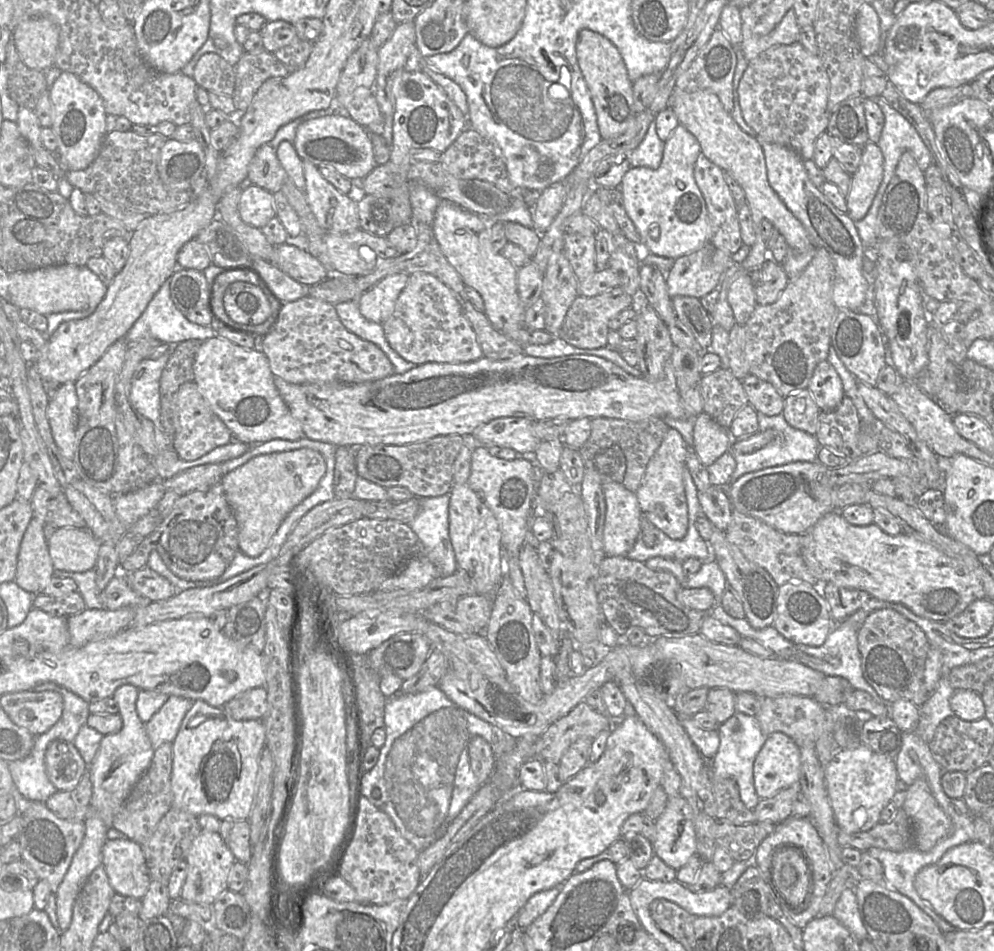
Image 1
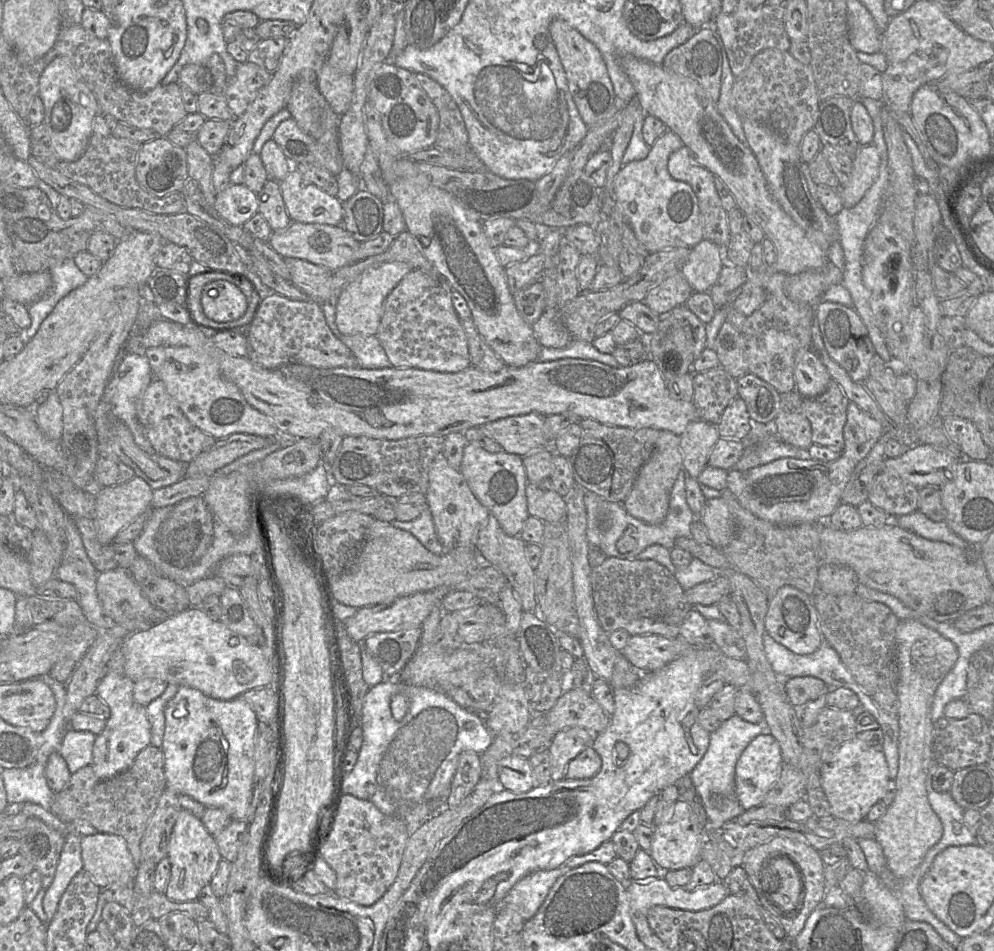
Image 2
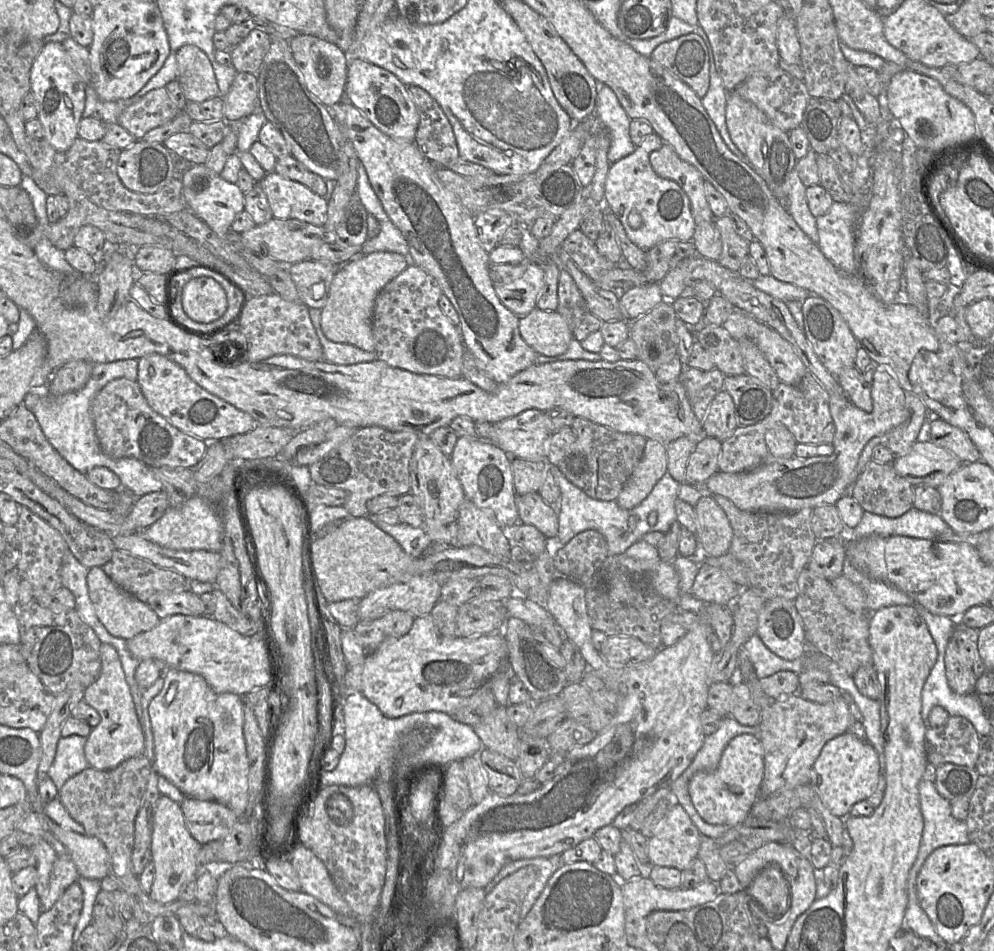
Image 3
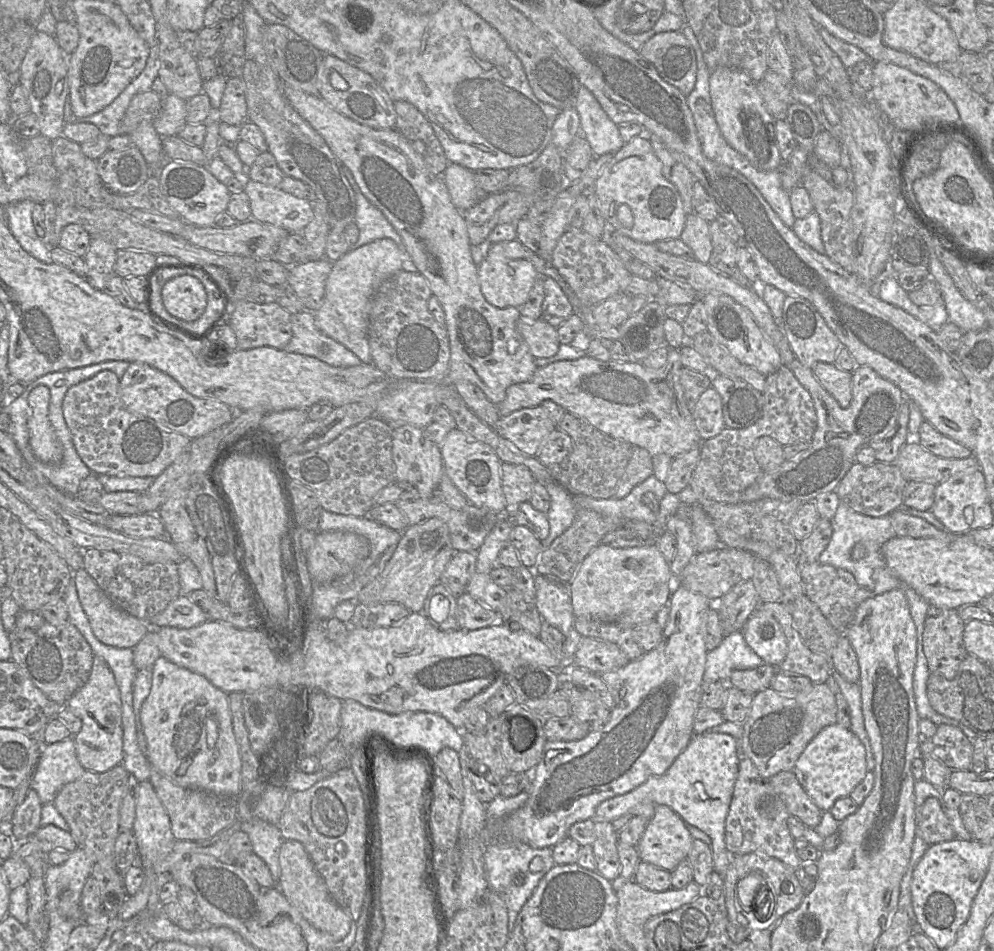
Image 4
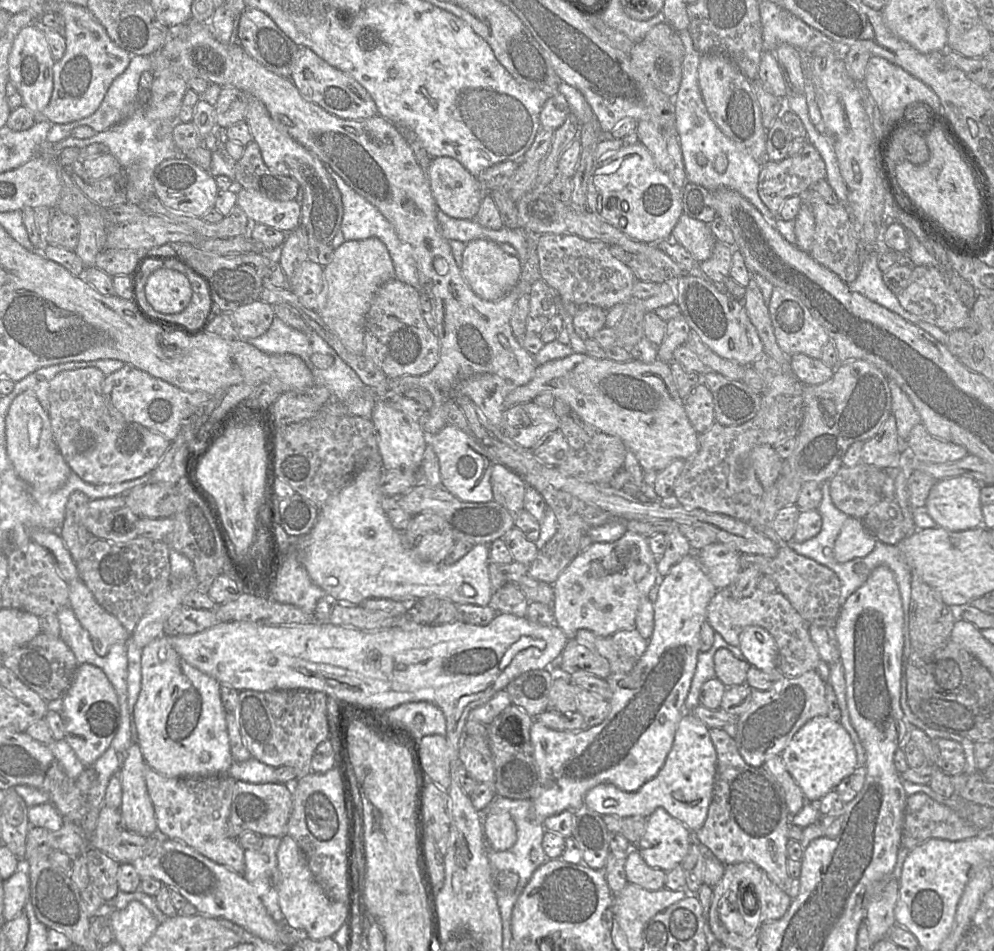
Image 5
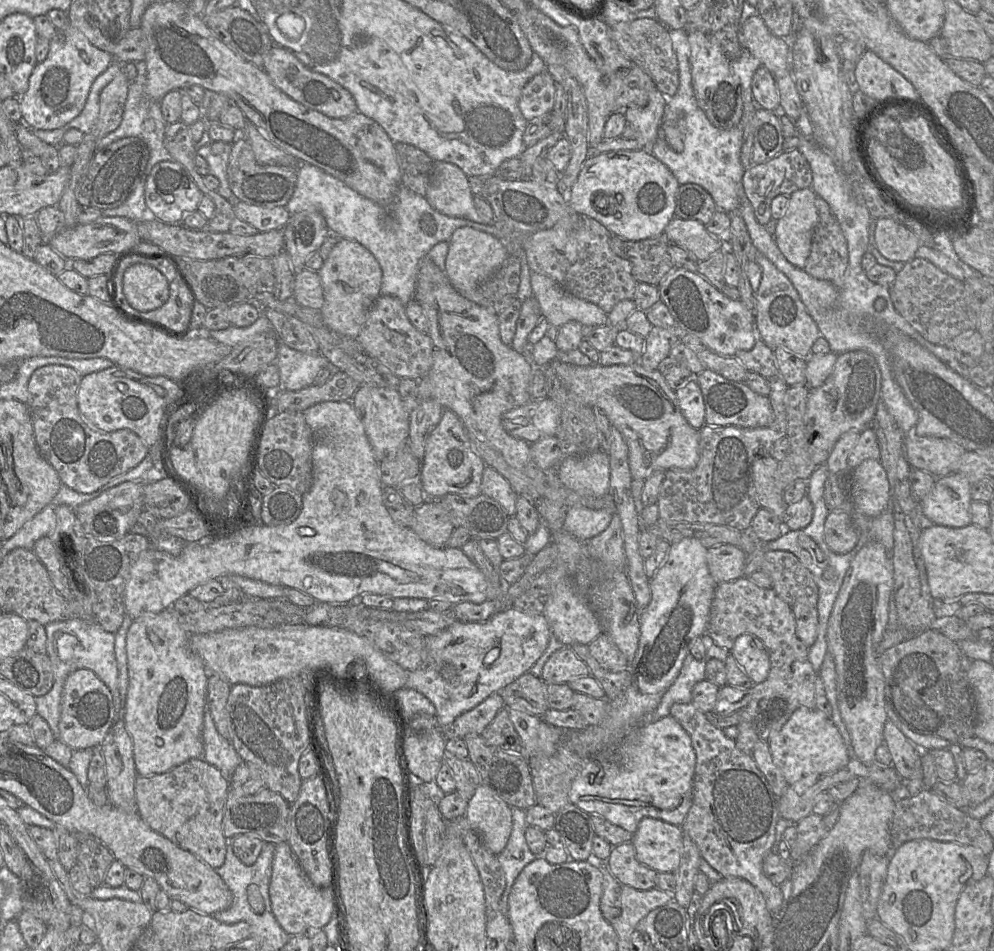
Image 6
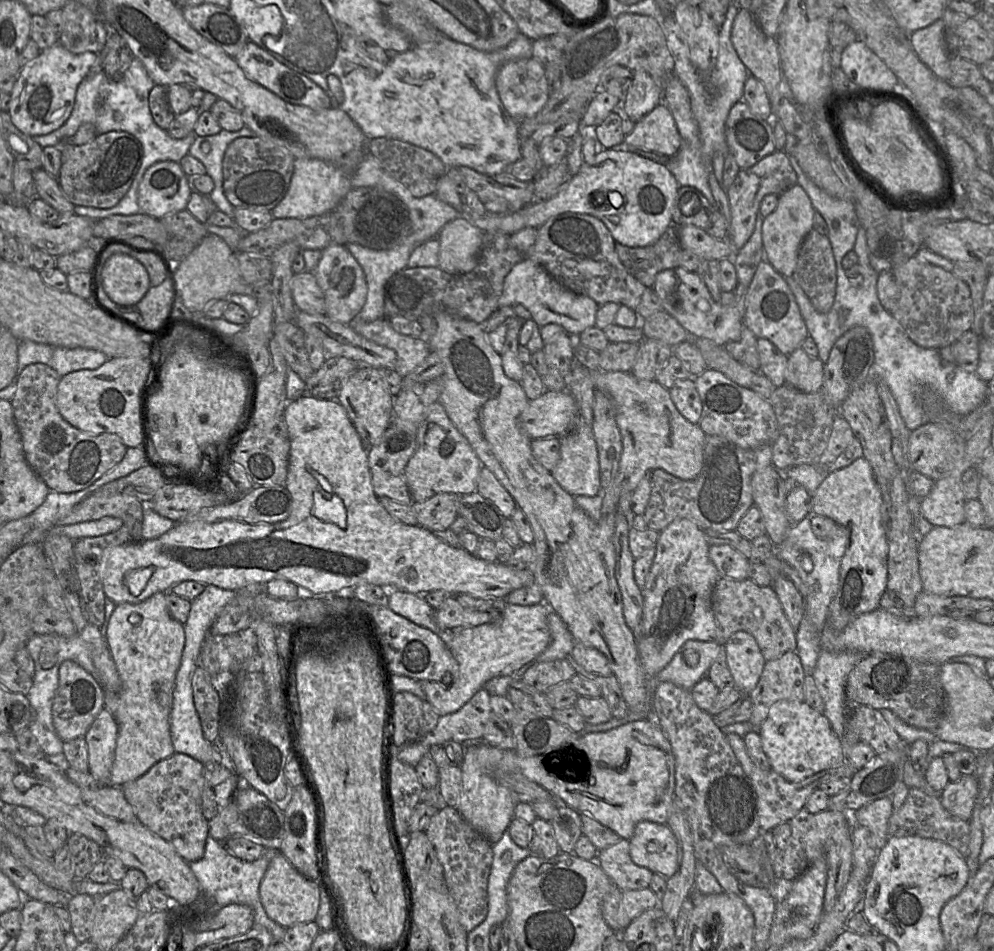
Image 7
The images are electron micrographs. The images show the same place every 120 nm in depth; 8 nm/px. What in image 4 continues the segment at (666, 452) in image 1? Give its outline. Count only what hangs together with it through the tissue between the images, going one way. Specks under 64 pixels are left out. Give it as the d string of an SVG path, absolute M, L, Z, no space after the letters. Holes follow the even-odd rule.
M634 447L625 472L618 482L614 497L621 499L653 475L653 456L644 448Z

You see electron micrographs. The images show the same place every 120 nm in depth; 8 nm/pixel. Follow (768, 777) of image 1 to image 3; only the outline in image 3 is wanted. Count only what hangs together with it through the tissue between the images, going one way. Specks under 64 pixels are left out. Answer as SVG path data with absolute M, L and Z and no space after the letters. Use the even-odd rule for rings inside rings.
M742 734L734 737L724 749L717 767L696 773L689 782L689 795L693 806L709 824L737 826L761 796L764 777L764 755L757 734Z

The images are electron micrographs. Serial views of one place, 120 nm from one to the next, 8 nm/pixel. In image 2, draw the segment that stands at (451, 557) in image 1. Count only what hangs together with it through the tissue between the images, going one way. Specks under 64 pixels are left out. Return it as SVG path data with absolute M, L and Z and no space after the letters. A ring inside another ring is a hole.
M428 508L412 521L394 520L390 524L395 528L410 532L433 554L442 555L449 551L444 548L437 536L432 514Z

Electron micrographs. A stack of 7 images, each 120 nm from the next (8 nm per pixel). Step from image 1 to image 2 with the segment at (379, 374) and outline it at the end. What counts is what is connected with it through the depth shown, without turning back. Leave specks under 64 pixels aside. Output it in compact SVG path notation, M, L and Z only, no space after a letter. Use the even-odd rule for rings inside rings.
M273 293L260 300L252 321L246 327L248 358L265 369L276 369L290 363L315 368L354 368L351 350L328 326L322 306L313 300L295 300Z

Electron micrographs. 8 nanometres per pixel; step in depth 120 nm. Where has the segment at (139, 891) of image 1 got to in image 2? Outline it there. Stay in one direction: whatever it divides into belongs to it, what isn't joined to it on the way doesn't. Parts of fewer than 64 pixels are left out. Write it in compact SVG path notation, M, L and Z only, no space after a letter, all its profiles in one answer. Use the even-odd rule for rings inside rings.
M96 833L81 837L83 870L101 890L132 886L137 864L121 836Z

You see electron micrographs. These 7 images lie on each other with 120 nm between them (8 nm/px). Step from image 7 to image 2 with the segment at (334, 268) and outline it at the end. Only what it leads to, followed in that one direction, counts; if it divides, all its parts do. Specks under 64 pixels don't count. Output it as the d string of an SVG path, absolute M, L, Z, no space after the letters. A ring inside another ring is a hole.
M404 262L381 263L367 268L346 285L336 298L336 326L340 336L376 335L387 296L410 271L411 267Z

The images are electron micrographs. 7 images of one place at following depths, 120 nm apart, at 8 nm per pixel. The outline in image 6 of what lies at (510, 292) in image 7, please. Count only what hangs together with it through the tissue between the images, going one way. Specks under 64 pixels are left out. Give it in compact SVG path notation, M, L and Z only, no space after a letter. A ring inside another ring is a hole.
M532 272L531 289L532 295L540 305L542 320L545 320L551 326L559 328L570 321L577 321L585 328L595 328L607 324L607 314L600 307L592 302L575 297L546 275Z

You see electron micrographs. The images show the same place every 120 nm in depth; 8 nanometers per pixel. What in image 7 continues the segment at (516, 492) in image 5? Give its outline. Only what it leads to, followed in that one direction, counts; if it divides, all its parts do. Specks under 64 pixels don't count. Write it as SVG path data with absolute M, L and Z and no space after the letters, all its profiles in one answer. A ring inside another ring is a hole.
M483 467L479 472L476 492L492 501L506 519L511 518L517 508L512 495L486 467Z

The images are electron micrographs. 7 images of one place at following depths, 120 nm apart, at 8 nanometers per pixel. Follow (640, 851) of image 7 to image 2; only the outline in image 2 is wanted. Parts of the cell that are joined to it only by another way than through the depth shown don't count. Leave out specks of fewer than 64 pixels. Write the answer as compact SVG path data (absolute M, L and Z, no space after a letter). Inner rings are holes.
M682 798L673 804L668 818L654 828L649 852L655 864L662 871L693 867L698 859L702 859L702 847L706 833L698 826L689 804Z

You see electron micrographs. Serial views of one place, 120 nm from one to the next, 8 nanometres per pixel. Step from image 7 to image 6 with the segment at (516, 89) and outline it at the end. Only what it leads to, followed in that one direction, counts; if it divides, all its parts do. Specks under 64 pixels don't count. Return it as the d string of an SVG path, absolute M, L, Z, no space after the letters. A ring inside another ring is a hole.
M546 71L534 76L524 86L518 106L527 121L552 110L555 100L555 85L555 80Z

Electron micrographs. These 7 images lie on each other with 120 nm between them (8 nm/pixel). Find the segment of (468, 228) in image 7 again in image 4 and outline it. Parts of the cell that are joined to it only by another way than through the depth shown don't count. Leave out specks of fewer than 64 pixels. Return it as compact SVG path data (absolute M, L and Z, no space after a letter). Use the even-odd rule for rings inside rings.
M488 253L478 265L478 279L484 298L498 308L522 307L540 277L527 259L509 259Z

